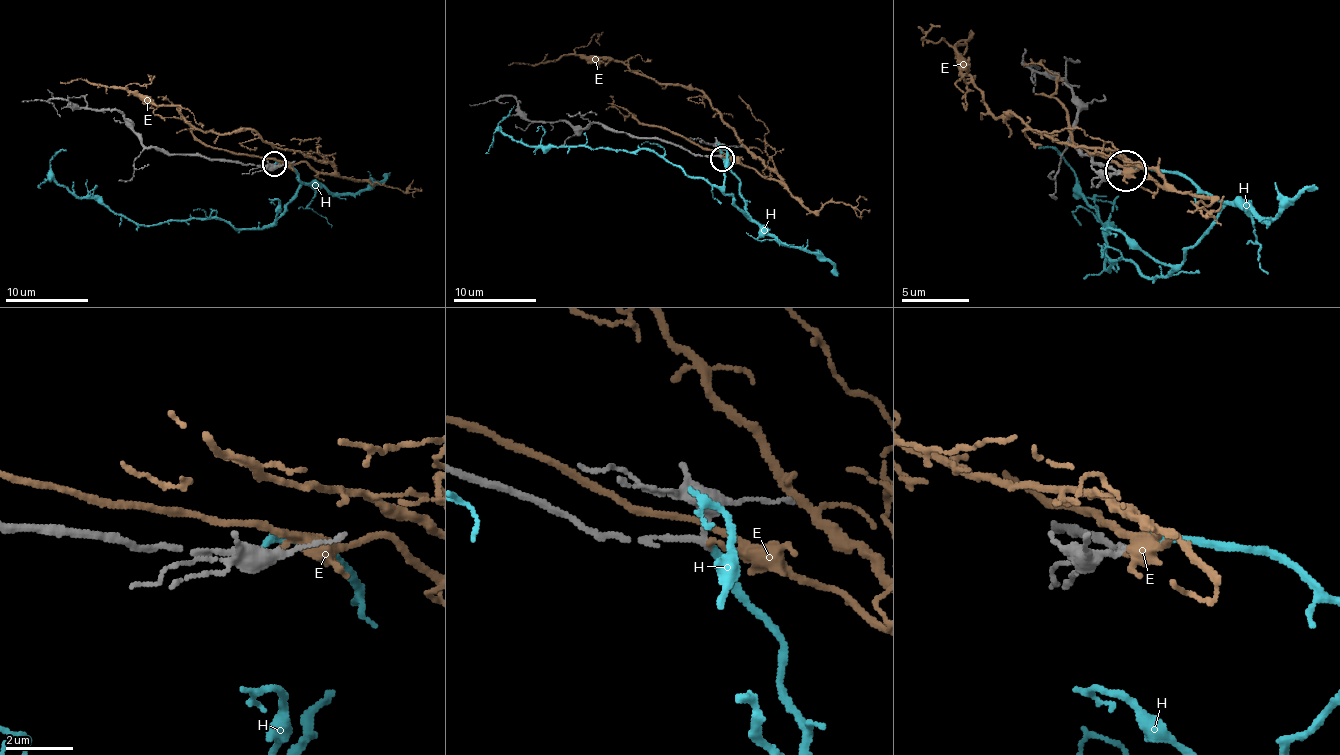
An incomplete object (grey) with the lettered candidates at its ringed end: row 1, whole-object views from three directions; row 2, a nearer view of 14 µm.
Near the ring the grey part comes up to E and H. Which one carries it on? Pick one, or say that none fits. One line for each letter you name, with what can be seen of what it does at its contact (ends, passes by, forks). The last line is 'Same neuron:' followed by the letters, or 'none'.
H: it ends
Same neuron: H

